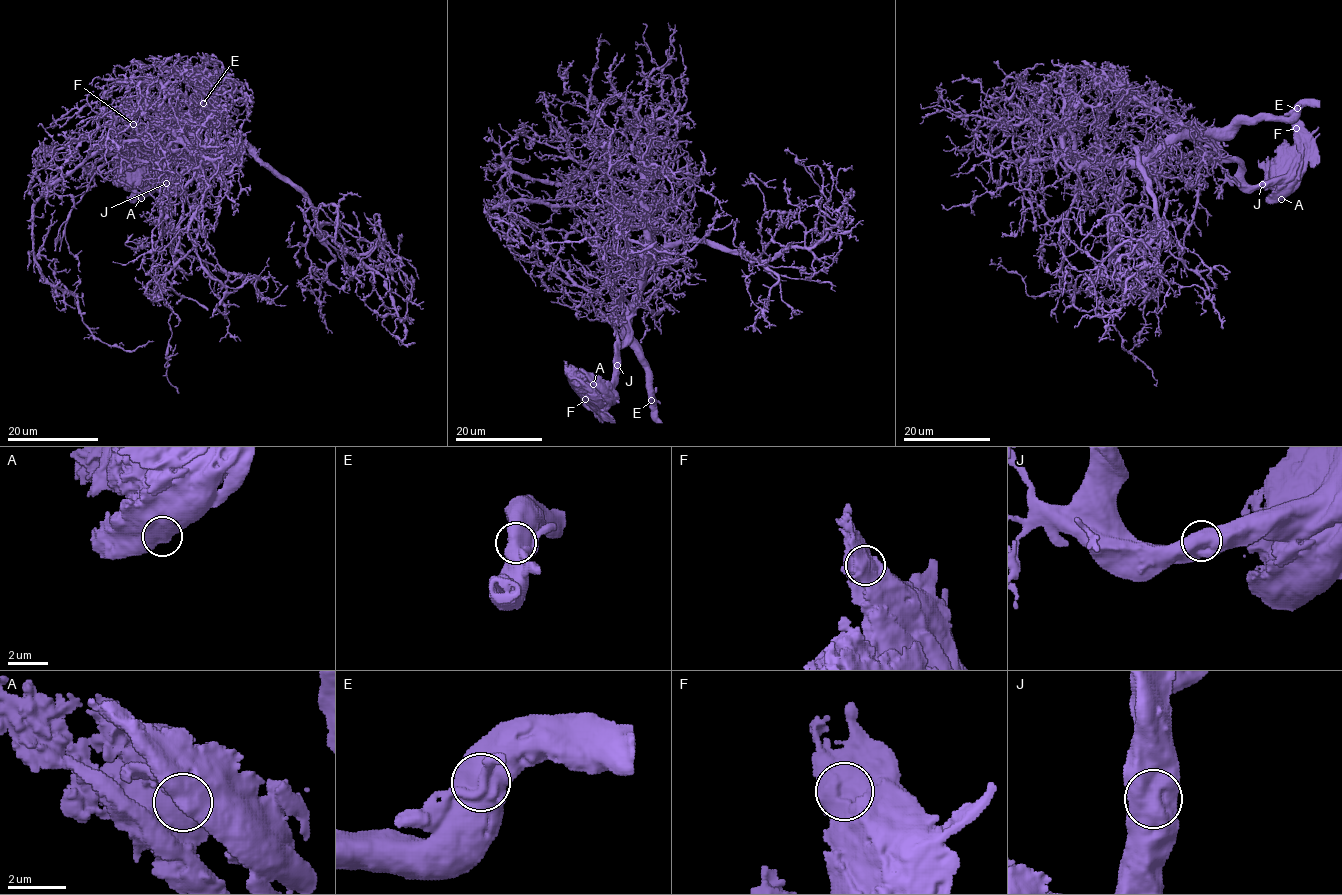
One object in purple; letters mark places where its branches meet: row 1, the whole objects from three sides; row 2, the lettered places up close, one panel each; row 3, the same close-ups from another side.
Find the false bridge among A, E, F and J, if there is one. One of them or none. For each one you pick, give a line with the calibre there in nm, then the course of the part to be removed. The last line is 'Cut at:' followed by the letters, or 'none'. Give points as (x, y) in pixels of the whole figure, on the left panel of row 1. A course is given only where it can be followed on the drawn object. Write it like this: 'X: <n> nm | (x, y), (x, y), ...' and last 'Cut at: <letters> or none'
Cut at: none

